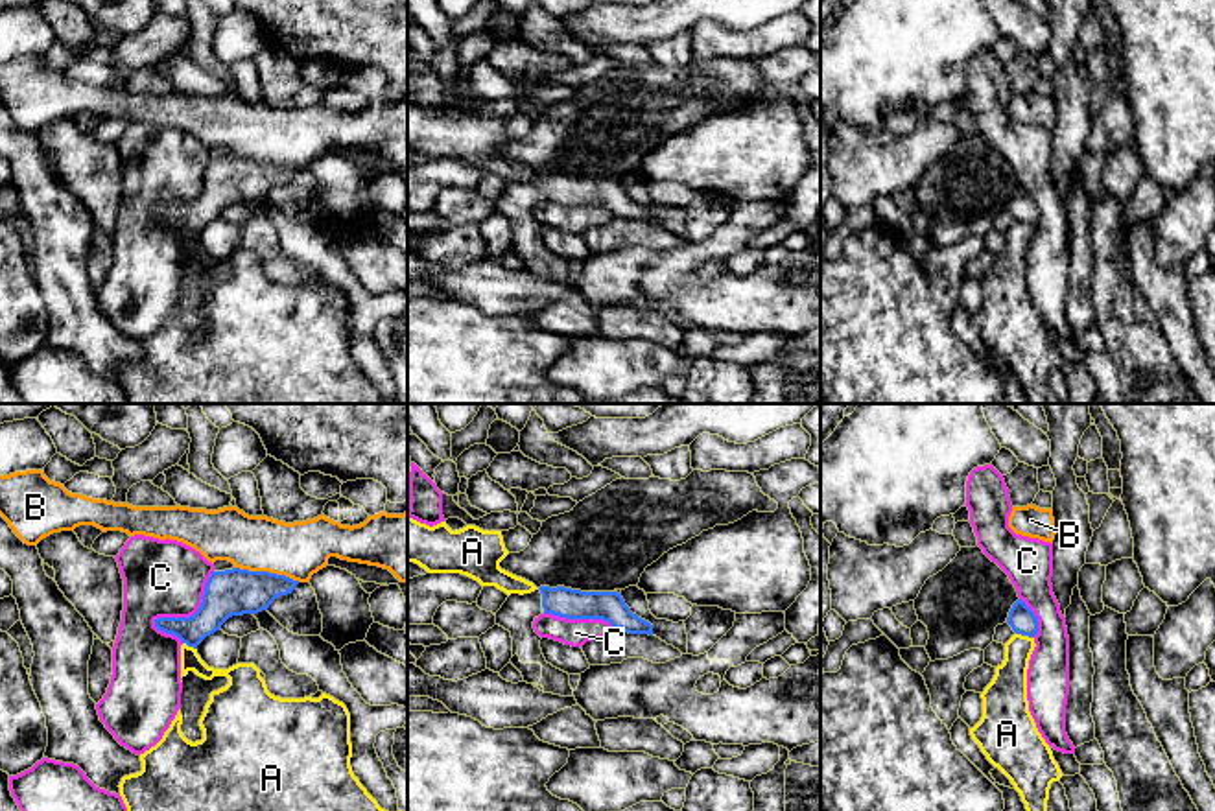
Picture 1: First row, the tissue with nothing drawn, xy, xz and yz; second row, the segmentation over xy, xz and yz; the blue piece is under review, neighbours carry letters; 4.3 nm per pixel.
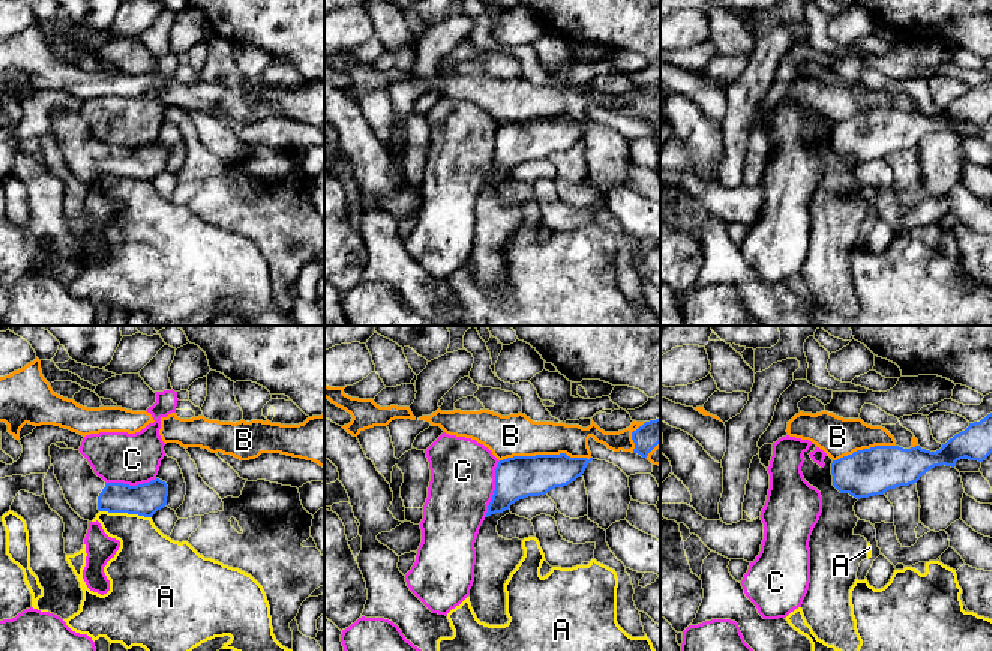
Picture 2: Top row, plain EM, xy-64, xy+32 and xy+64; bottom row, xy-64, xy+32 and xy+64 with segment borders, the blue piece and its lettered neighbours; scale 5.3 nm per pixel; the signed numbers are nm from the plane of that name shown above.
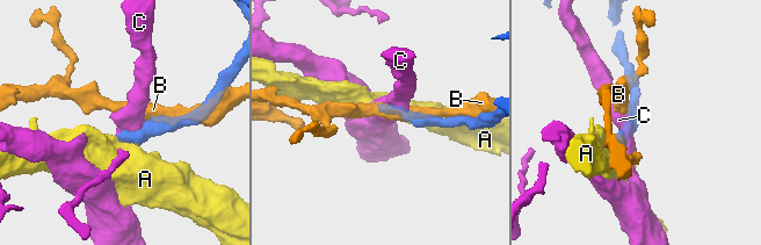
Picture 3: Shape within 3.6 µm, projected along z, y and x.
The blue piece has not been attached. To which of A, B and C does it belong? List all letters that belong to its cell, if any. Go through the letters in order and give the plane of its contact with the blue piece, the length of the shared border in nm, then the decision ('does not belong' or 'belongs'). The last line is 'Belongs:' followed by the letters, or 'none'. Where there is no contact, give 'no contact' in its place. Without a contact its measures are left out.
A: meets blue in yz; contact 80 nm long; does not belong
B: meets blue in xy; contact 300 nm long; does not belong
C: meets blue in xy; contact 360 nm long; does not belong
Belongs: none

